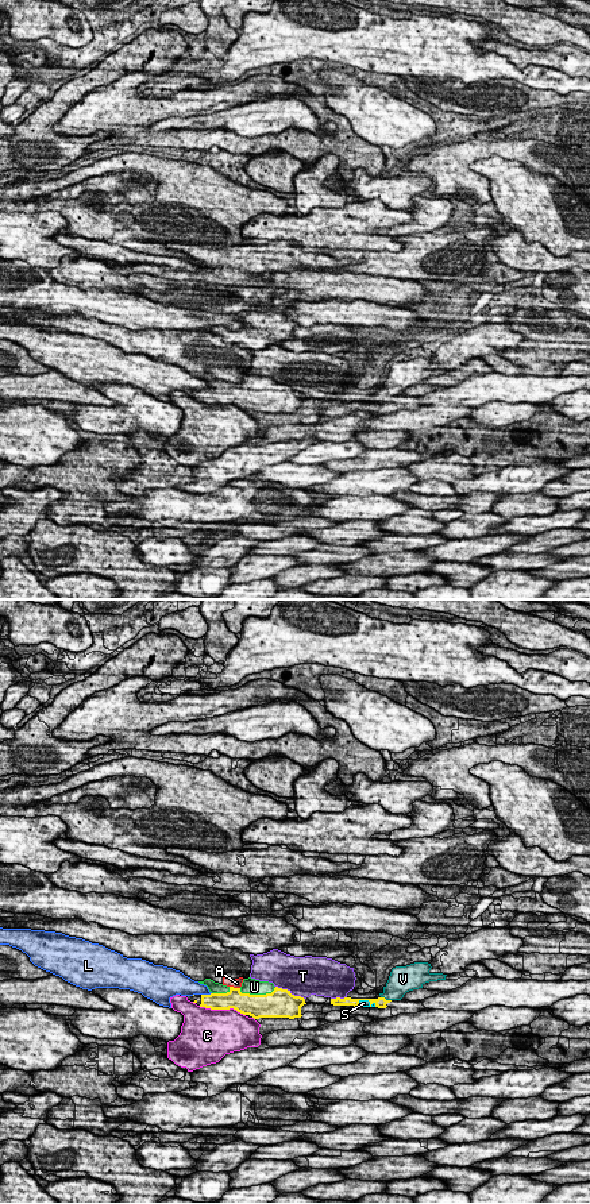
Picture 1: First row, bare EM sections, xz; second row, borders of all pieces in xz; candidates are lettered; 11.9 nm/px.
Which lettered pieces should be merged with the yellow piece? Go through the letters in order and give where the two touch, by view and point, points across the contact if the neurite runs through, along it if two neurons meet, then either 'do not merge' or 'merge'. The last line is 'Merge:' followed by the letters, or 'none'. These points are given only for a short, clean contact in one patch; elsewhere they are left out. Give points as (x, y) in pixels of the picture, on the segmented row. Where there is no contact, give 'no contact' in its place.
A: contact xz (235, 988); do not merge
C: contact xz (222, 1008); do not merge
L: contact xz (205, 995); do not merge
S: contact xz (367, 999); do not merge
T: contact xz (289, 992); do not merge
U: contact xz (257, 995); merge
V: contact xz (385, 999); border xz (381, 996), (390, 1000); do not merge
Merge: U

